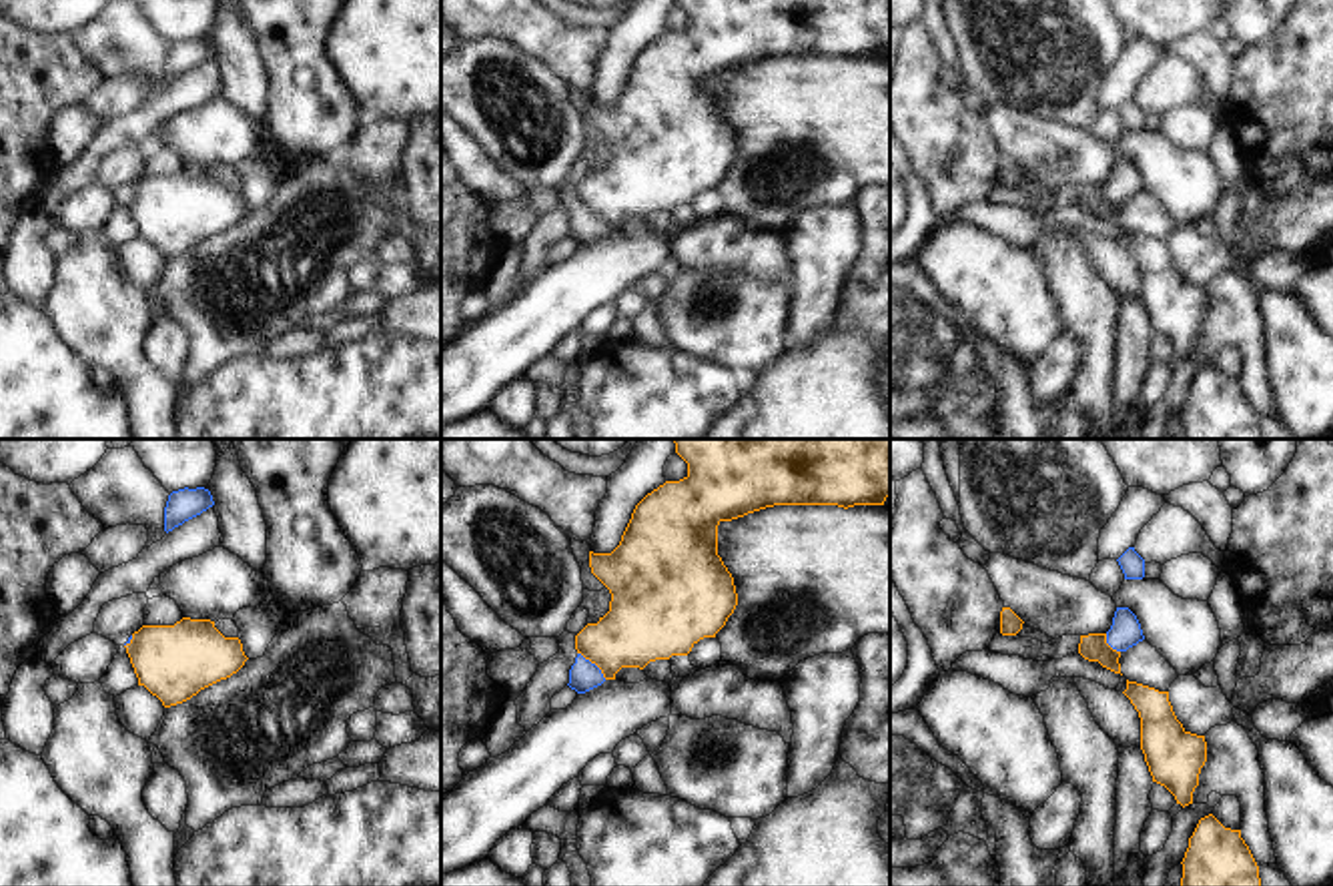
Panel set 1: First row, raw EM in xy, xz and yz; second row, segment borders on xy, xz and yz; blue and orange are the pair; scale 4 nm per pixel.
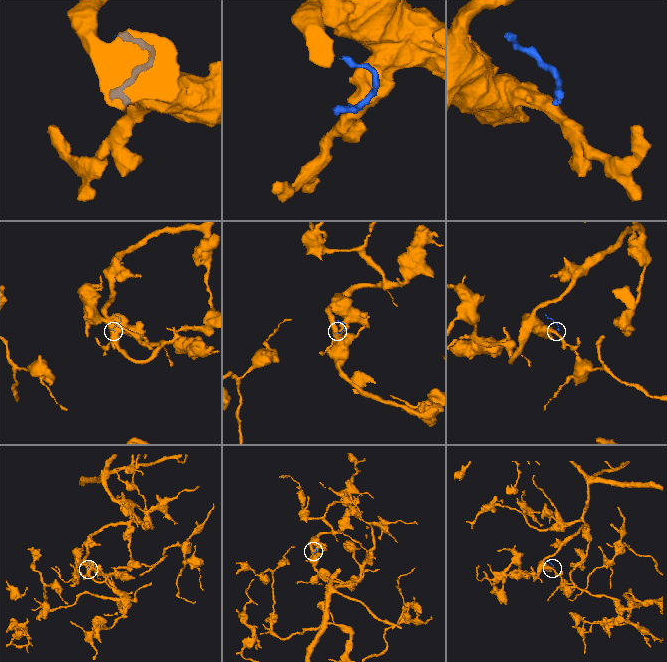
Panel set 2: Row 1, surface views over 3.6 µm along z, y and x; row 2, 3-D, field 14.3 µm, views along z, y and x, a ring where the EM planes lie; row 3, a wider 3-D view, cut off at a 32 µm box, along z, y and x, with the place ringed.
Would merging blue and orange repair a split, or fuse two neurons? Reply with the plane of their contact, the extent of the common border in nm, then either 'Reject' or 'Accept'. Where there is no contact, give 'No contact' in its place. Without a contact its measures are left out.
Touches blue in xz. Shared border 160 nm. Reject

